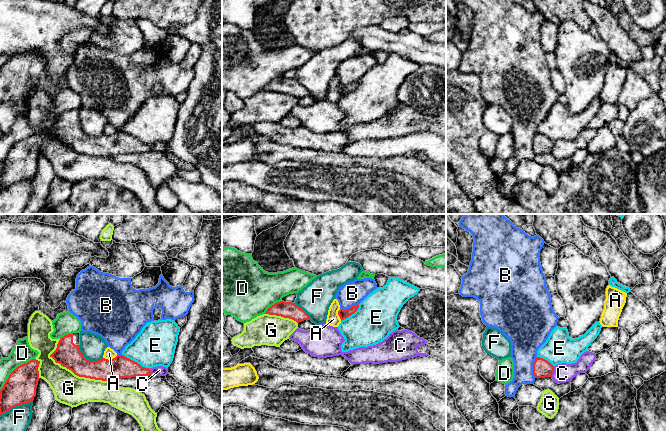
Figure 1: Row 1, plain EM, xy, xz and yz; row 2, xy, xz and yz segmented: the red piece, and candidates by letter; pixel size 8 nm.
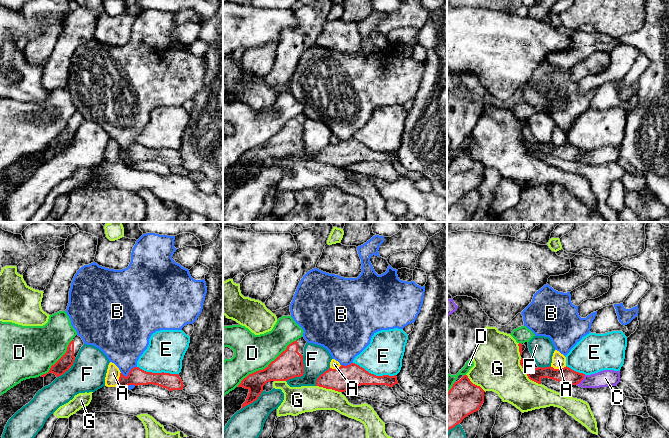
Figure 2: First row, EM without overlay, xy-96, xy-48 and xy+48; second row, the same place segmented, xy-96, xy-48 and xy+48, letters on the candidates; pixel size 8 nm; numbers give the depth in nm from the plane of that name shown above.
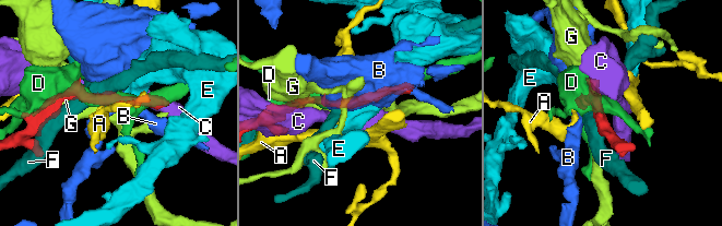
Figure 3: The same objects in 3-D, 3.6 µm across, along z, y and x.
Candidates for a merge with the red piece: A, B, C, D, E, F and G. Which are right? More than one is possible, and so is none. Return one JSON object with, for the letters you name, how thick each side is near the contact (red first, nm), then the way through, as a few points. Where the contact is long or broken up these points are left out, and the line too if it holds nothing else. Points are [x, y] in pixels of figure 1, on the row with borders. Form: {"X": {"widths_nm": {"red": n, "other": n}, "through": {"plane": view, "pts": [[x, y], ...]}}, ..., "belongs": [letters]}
{"belongs": []}

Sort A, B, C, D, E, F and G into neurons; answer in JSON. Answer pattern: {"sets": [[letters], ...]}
{"sets": [["A"], ["B"], ["C"], ["D"], ["E"], ["F"], ["G"]]}

